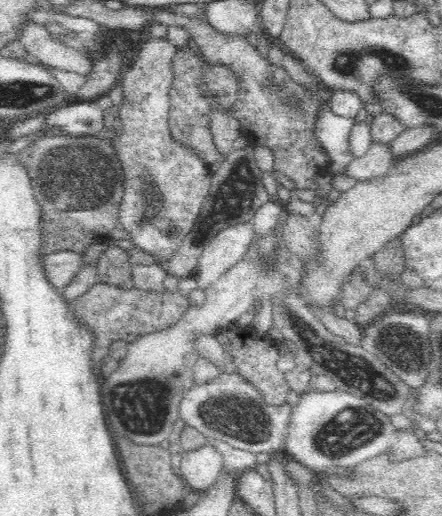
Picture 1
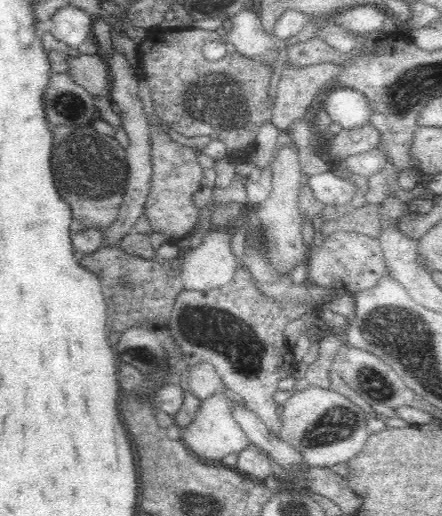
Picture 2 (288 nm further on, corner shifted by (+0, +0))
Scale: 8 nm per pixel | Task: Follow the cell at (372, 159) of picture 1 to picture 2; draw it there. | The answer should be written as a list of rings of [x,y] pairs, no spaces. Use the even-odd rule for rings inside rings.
[[[334,170],[310,176],[308,188],[312,190],[312,194],[318,202],[322,202],[324,206],[336,206],[336,208],[346,208],[346,204],[350,202],[350,198],[356,192],[354,186],[336,178]]]

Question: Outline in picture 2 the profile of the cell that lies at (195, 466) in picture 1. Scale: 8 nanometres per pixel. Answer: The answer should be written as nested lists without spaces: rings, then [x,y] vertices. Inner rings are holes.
[[[224,388],[222,392],[216,392],[212,396],[208,396],[206,400],[202,400],[198,414],[194,416],[194,420],[182,430],[180,440],[202,460],[206,462],[220,462],[224,456],[228,454],[238,454],[242,452],[250,442],[244,434],[244,430],[238,426],[238,422],[234,420],[234,402],[228,396],[228,390]]]

